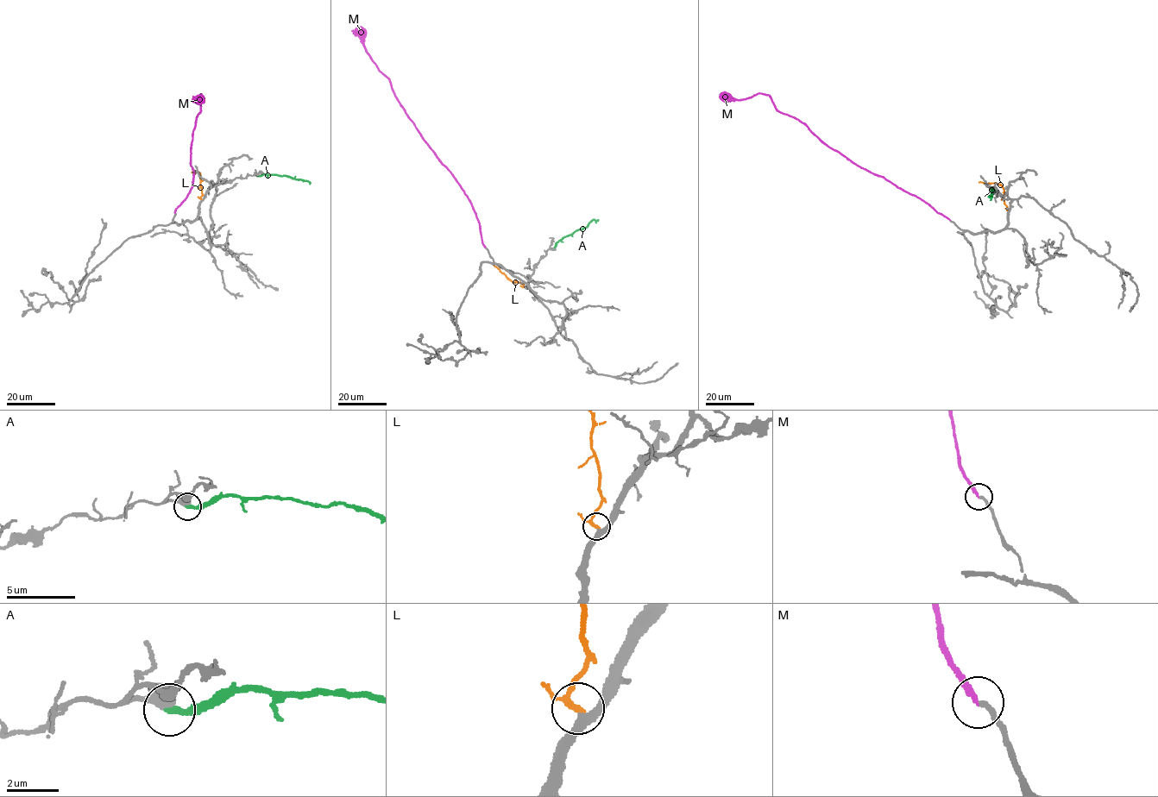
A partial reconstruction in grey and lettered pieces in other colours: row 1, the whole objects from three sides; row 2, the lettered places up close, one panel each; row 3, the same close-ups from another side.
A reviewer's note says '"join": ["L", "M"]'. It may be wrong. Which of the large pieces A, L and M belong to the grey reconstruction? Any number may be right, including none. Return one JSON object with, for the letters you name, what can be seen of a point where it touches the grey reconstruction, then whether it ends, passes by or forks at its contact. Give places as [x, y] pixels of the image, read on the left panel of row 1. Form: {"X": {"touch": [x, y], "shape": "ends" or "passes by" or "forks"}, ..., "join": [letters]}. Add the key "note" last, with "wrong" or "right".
{"L": {"touch": [201, 199], "shape": "passes by"}, "M": {"touch": [174, 213], "shape": "ends"}, "join": ["L", "M"], "note": "right"}

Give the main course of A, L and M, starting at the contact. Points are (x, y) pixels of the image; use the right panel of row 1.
A: (995, 190), (991, 189), (991, 200)
L: (1008, 210), (1002, 187), (996, 183), (978, 182)
M: (950, 221), (923, 200), (827, 147), (803, 123), (779, 112), (768, 95), (758, 93), (742, 99), (720, 95)

